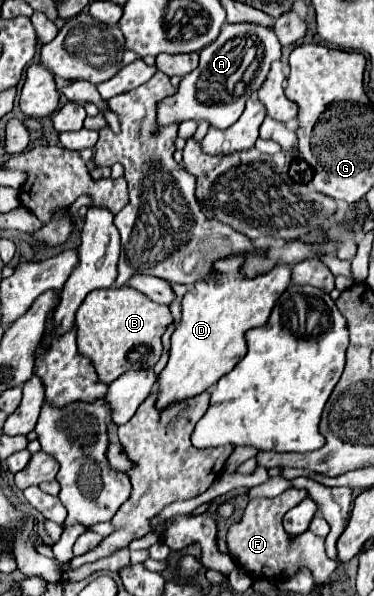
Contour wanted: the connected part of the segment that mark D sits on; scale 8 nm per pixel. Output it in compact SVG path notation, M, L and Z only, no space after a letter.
M241 255L215 261L213 269L219 271L219 277L195 283L193 291L183 297L183 317L171 335L171 355L157 379L159 409L207 391L229 373L247 355L245 333L269 319L275 301L291 283L291 265L279 263L269 273L249 279L241 273L243 263L245 257Z

